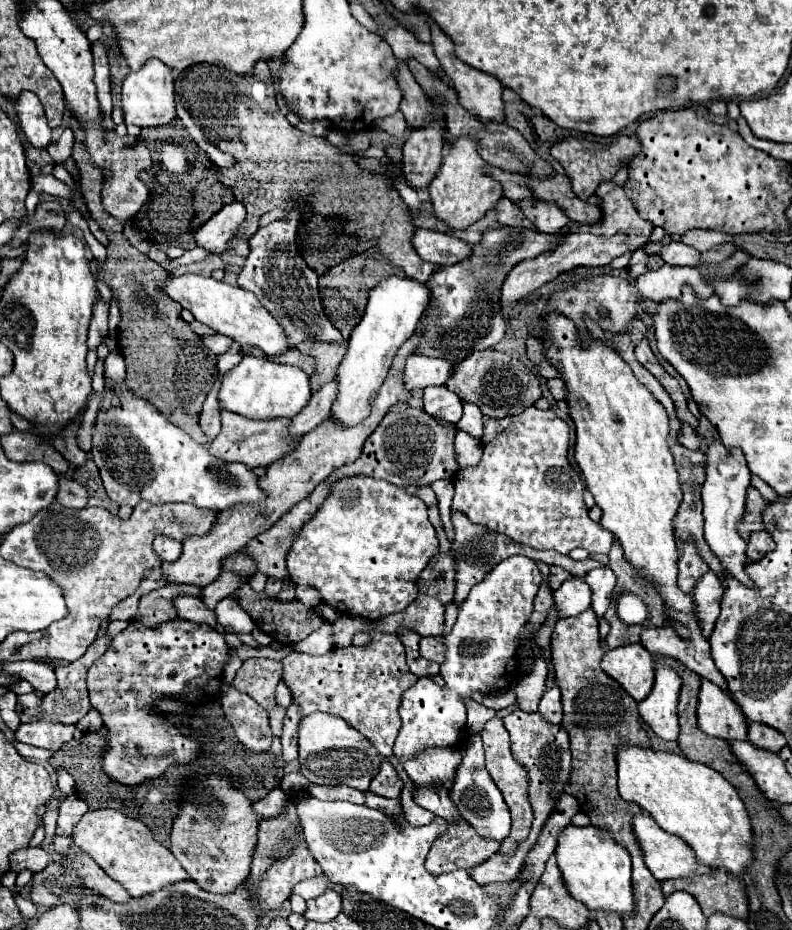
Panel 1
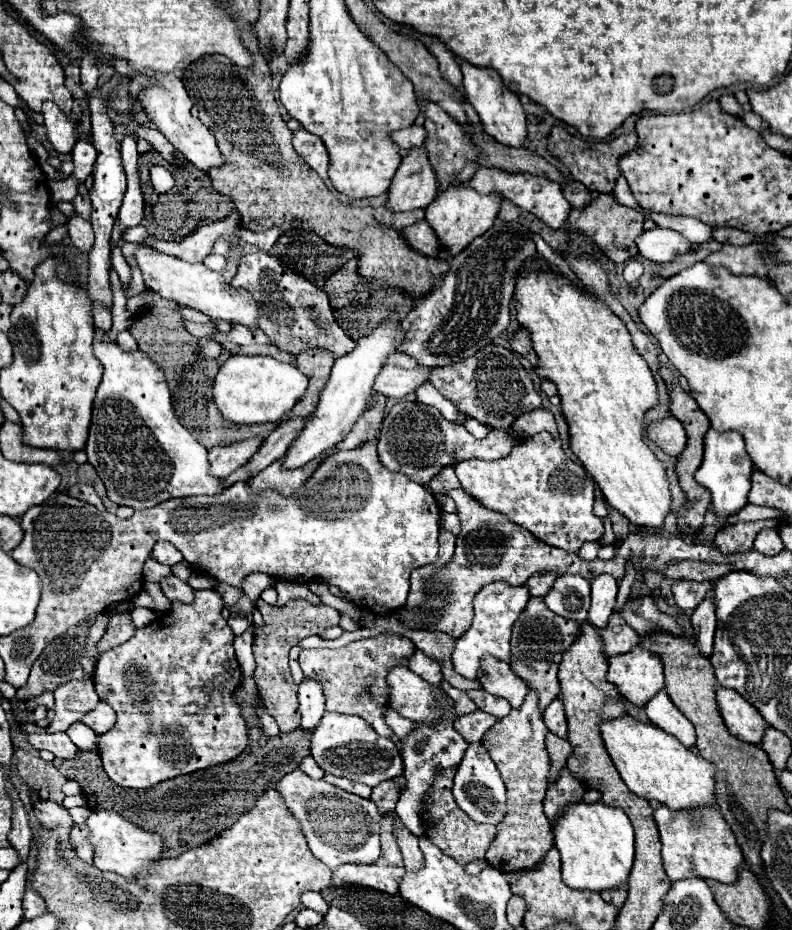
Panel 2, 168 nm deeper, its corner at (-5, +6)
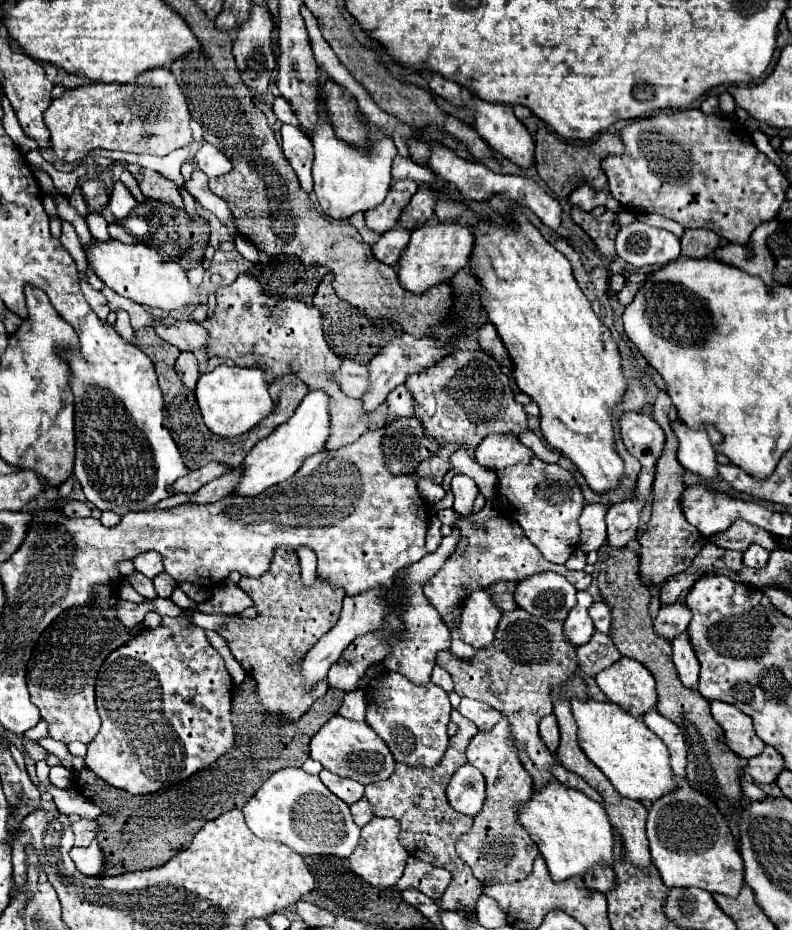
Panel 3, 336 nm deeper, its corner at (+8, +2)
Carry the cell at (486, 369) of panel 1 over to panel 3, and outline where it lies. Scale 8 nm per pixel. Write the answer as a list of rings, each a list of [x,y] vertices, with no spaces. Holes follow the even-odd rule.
[[[457,350],[431,368],[407,376],[405,388],[415,400],[415,418],[421,422],[425,436],[439,442],[439,450],[415,468],[419,478],[429,478],[435,484],[443,484],[443,478],[451,468],[449,458],[455,450],[465,446],[469,456],[475,458],[475,448],[483,436],[493,432],[523,434],[529,430],[523,406],[513,398],[509,378],[483,350]]]

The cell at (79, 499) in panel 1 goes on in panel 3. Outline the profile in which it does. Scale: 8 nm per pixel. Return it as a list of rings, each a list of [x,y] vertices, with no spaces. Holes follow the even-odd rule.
[[[73,500],[73,502],[67,502],[67,504],[63,506],[63,514],[65,514],[67,518],[87,518],[87,516],[91,516],[91,508],[89,508],[89,504],[85,504],[85,502]]]

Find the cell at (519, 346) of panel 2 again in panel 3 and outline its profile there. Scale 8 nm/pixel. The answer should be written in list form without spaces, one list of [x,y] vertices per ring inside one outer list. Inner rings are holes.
[[[489,322],[479,328],[479,346],[481,346],[487,354],[491,354],[501,366],[511,368],[511,358],[509,358],[509,354],[507,354],[507,350],[505,350],[501,338],[497,336],[495,328],[493,328]]]

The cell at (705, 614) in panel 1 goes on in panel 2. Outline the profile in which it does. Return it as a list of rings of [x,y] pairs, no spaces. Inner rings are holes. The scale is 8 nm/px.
[[[706,596],[696,610],[690,614],[692,628],[698,640],[698,648],[702,654],[710,656],[712,654],[712,640],[714,640],[714,630],[716,630],[716,604],[712,596]]]

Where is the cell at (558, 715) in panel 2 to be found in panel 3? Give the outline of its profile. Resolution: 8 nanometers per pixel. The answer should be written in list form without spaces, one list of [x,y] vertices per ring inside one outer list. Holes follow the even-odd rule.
[[[553,714],[551,716],[545,716],[541,720],[541,724],[539,724],[539,736],[541,736],[543,744],[547,746],[547,750],[555,756],[561,736],[559,736],[559,726],[557,726],[557,720],[555,720]]]

